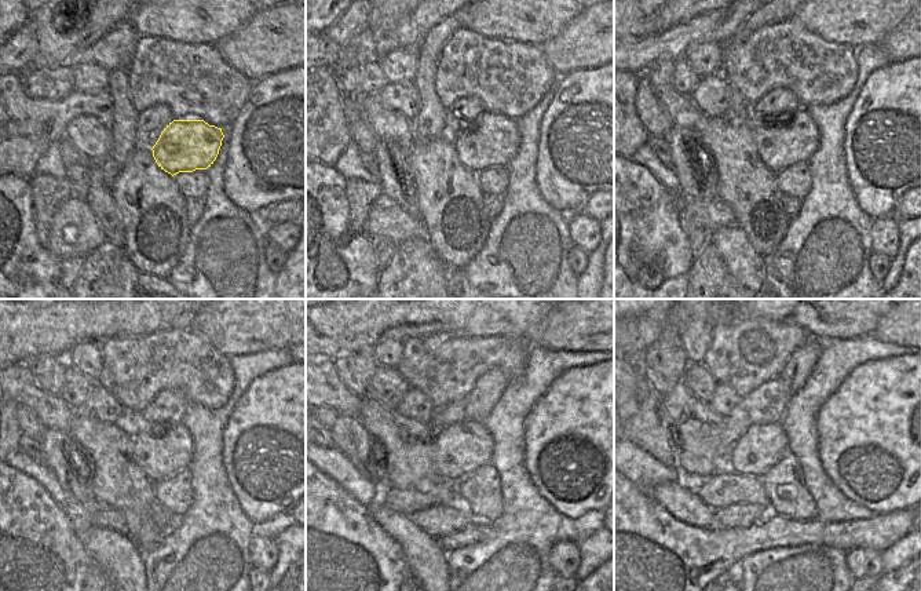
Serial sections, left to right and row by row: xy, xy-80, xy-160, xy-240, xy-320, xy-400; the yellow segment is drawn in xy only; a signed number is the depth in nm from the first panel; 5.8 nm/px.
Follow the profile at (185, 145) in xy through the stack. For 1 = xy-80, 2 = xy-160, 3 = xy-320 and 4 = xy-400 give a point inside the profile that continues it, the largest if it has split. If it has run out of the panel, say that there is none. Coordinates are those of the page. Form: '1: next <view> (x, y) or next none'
1: next xy-80 (492, 139)
2: next xy-160 (795, 139)
3: next xy-320 (459, 449)
4: next xy-400 (763, 445)

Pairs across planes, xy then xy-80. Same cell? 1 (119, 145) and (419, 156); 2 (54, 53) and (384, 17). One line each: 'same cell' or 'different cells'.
1: different cells
2: same cell

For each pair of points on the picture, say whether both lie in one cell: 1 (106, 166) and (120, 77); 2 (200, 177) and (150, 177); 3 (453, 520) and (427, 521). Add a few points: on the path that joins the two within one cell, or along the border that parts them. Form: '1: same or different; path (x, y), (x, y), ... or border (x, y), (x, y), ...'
1: same; path (121, 143), (120, 99)
2: different; border (172, 177), (179, 192), (186, 199)
3: same; path (446, 520), (434, 521)

